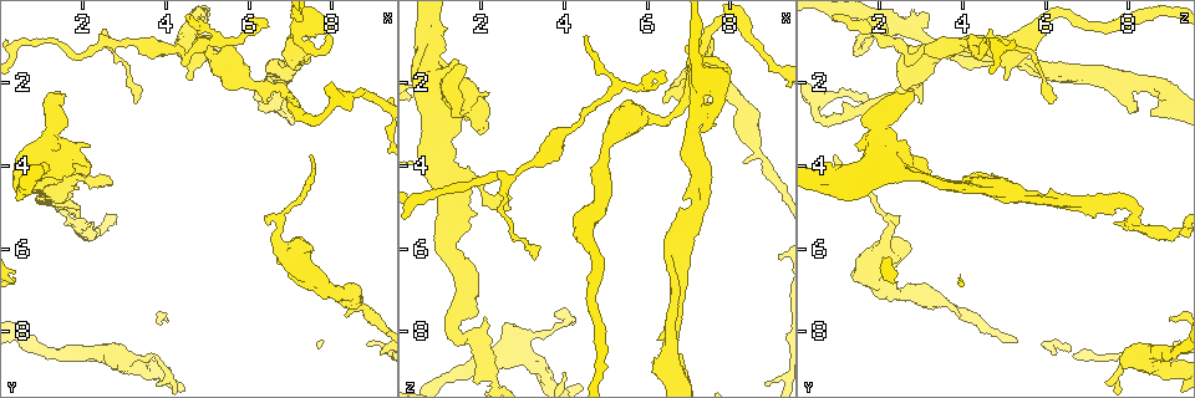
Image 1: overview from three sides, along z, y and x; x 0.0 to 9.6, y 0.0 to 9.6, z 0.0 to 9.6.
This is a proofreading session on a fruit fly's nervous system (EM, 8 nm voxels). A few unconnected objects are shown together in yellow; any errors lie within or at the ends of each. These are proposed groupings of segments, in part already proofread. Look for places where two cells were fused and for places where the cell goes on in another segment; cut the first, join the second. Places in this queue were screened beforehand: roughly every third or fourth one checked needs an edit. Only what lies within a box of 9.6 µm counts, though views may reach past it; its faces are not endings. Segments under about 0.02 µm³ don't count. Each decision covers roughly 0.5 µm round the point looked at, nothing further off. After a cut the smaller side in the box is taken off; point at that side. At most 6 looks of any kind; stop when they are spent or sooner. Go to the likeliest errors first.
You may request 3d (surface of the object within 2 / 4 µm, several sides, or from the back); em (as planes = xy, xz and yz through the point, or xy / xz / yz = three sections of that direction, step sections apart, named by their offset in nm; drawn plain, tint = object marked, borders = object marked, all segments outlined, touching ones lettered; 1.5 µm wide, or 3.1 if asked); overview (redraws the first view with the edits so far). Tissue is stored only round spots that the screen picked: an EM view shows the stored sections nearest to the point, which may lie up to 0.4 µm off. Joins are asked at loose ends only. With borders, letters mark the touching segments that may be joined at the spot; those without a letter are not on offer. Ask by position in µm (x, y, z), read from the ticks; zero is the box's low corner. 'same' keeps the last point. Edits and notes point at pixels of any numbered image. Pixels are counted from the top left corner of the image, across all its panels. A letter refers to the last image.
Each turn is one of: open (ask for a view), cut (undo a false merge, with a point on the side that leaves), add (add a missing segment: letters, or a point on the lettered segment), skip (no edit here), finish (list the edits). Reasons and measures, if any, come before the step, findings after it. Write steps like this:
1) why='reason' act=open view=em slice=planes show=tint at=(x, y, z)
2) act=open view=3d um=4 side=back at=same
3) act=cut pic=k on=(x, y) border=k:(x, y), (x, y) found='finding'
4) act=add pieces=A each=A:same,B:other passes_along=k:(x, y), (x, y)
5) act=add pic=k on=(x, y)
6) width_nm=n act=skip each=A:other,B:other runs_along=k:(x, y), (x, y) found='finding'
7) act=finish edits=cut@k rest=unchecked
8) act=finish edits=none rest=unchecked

why='free end' act=open view=3d um=2 at=(4.55, 1.95, 5.05)

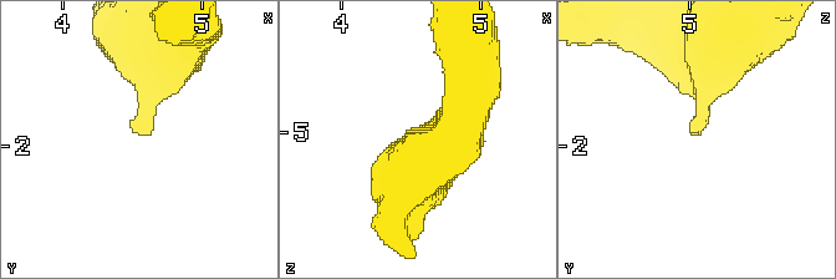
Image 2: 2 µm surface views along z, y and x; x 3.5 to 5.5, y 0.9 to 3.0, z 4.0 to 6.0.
why='now the EM' act=open view=em slice=xy step=4 show=tint at=(4.52, 1.90, 5.00)

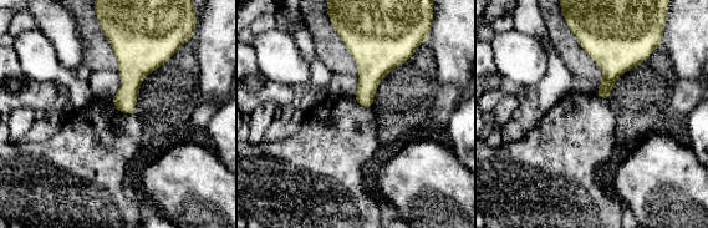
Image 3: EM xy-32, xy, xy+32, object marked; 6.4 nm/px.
act=open view=em slice=planes show=borders at=same

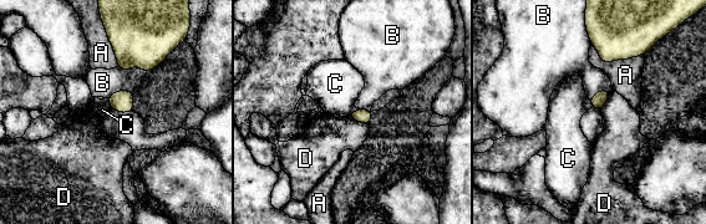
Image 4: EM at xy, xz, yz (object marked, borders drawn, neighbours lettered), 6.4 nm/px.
longest_contact=A:360nm act=skip each=A:other,B:other,C:other,D:other found='none of them fits'

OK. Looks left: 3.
why='arms part here' act=open view=3d um=2 side=back at=(1.50, 4.85, 6.90)

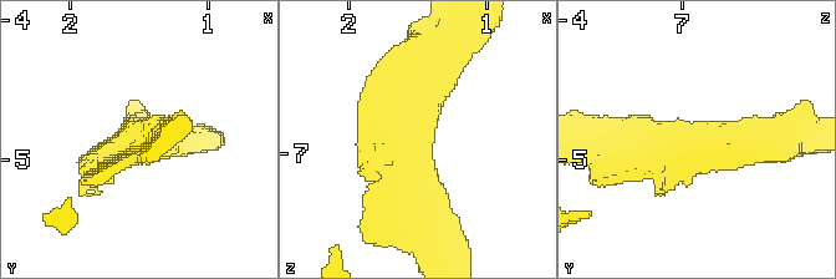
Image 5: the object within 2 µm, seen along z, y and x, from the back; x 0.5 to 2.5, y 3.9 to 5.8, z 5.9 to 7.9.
act=open view=em slice=planes show=borders at=(1.50, 4.86, 6.88)

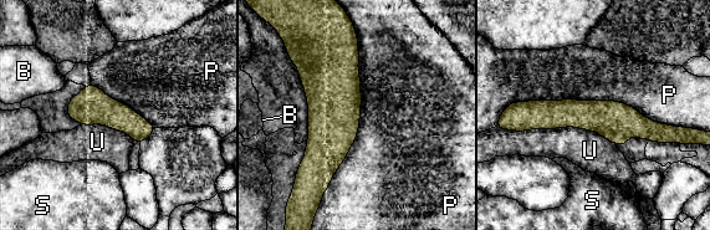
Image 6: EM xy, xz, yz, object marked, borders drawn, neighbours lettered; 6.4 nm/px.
act=skip each=B:other,P:other,S:other,U:other runs_along=6:(526, 105), (660, 129) found='all the same cell'

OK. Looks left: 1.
act=finish edits=none rest=unchecked

